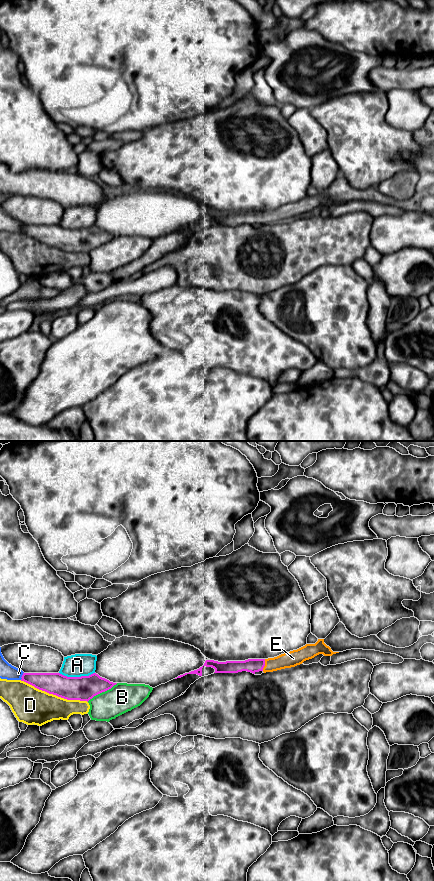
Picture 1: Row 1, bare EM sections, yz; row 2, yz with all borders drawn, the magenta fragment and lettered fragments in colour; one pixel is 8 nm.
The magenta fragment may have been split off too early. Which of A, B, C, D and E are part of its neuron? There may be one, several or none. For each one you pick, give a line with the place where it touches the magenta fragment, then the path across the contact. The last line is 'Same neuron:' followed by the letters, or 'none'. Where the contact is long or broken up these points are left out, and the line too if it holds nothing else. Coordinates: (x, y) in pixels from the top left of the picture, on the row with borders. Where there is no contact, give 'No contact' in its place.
E: Touches magenta at yz (264, 665). Path across: yz (251, 665), (264, 665), (275, 664), (293, 658)
Same neuron: E

